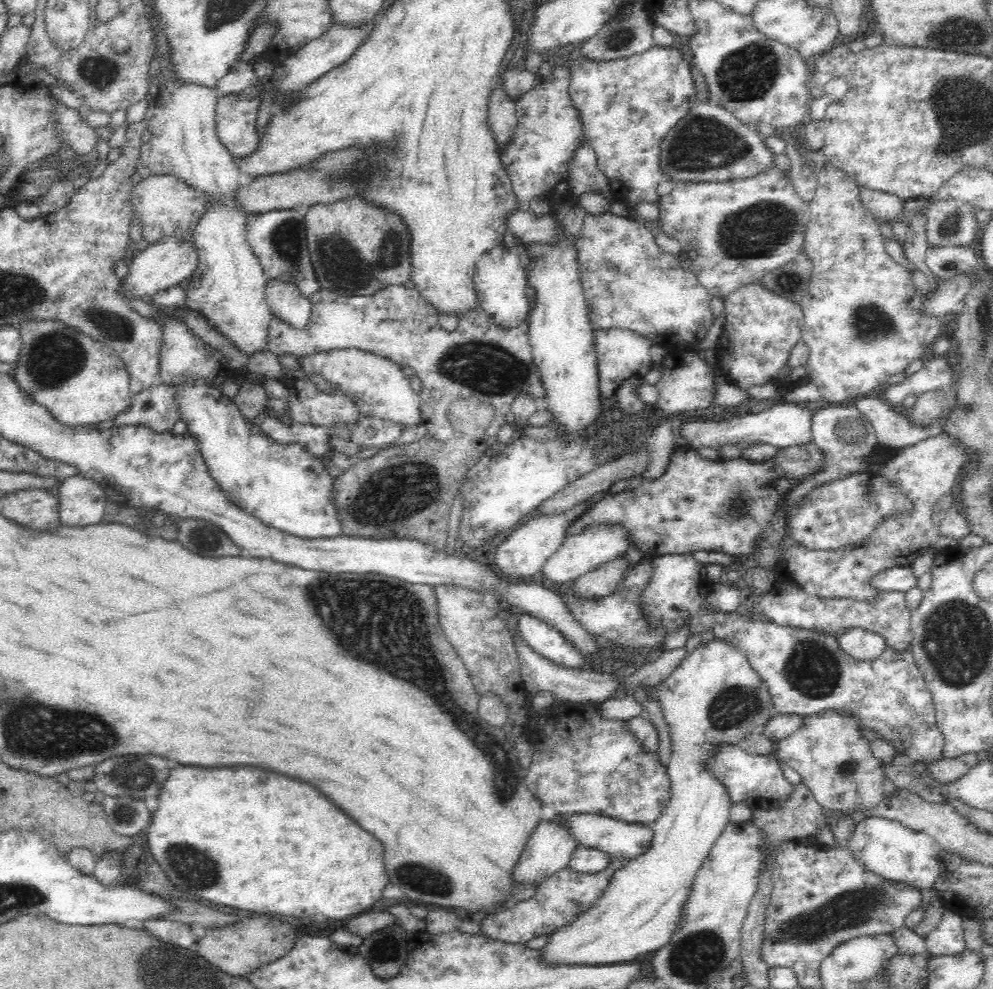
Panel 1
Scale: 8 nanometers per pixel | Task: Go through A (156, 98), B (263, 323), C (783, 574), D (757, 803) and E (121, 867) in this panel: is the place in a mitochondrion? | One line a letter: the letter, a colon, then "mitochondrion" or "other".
A: other
B: other
C: other
D: other
E: other

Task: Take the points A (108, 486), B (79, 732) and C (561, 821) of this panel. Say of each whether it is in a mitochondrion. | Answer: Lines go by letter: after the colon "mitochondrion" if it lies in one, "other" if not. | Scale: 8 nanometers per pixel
A: other
B: mitochondrion
C: other

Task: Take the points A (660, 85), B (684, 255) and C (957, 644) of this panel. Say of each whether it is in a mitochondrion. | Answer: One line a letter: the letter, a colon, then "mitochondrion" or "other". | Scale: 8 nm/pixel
A: other
B: other
C: mitochondrion

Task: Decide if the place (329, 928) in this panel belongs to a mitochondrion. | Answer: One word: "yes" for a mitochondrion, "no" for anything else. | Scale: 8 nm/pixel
no

